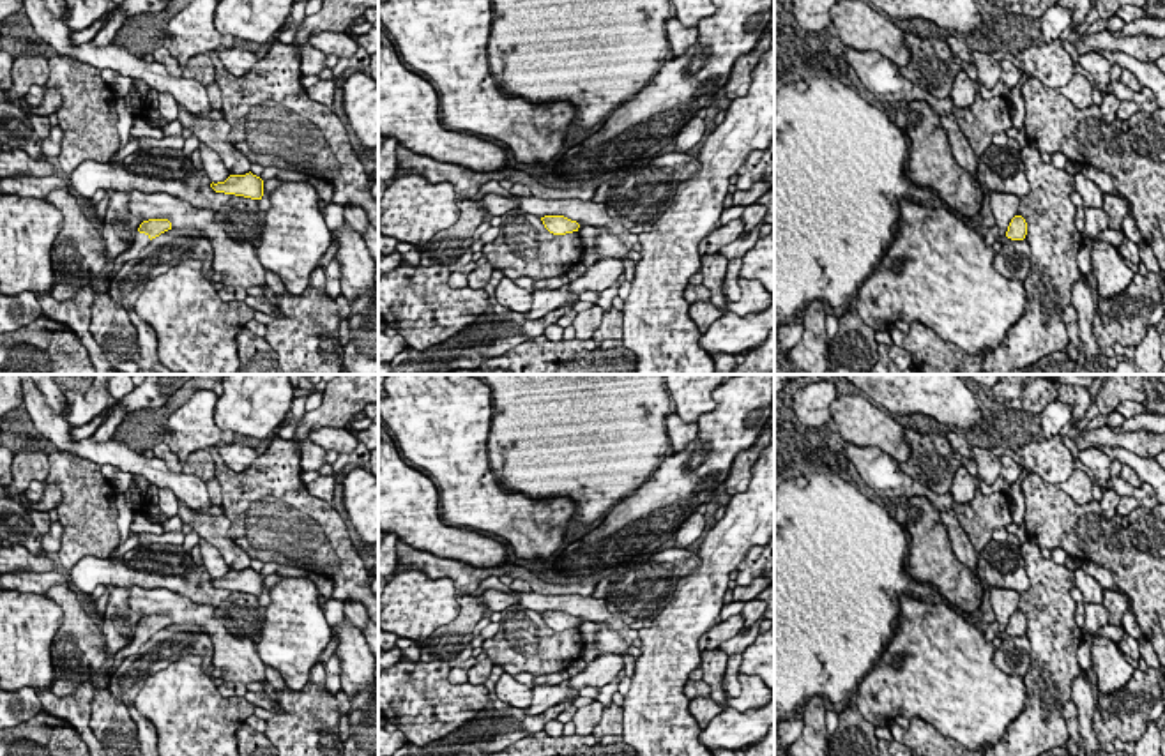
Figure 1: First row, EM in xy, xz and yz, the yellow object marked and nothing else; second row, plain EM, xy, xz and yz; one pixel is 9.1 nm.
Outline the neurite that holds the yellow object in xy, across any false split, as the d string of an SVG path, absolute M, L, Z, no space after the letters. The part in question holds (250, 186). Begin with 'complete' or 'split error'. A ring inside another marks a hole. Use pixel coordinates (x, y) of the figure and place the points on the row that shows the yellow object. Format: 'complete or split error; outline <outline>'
complete; outline M251 171L246 175L230 175L225 182L210 184L216 193L262 200L263 180Z

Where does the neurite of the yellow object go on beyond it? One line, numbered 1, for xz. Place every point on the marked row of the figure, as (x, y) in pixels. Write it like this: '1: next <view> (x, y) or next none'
1: next none

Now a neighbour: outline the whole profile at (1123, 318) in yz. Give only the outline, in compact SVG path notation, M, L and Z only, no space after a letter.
M1135 274L1130 286L1110 299L1098 295L1093 336L1105 352L1114 344L1137 346L1147 332L1149 316L1161 299L1161 274Z

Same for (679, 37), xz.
M677 18L666 21L666 39L672 46L674 57L686 53L697 42L698 28L686 28Z

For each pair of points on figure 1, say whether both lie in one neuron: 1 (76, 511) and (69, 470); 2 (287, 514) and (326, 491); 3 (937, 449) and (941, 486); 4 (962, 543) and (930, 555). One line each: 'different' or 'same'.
1: same
2: different
3: same
4: different

